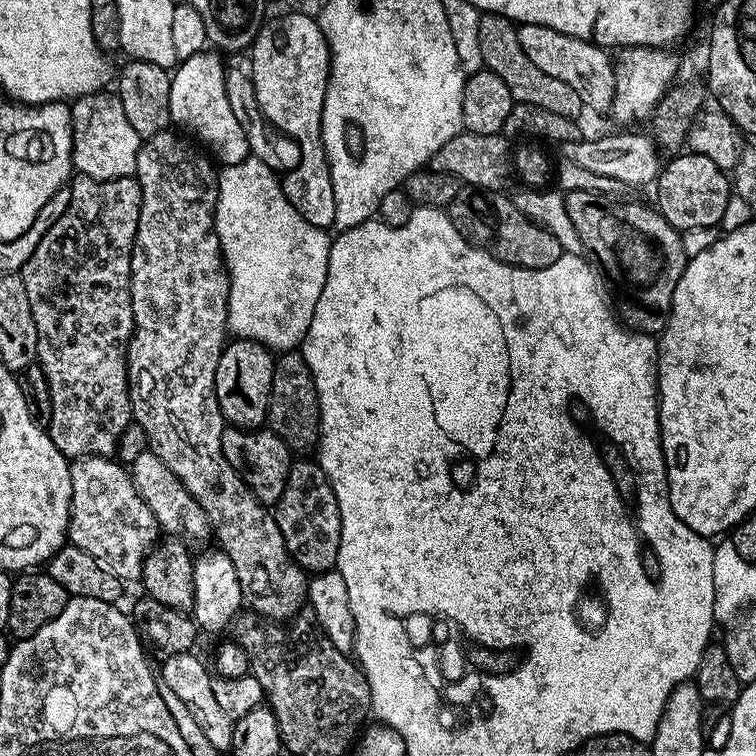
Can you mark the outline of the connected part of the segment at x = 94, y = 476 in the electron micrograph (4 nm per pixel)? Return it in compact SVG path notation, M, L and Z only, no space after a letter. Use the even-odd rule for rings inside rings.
M82 456L70 464L70 518L68 519L68 540L71 547L86 550L90 558L97 560L102 567L110 570L121 582L140 580L144 558L161 535L160 523L154 518L150 506L138 494L132 481L131 471L115 459L106 456Z

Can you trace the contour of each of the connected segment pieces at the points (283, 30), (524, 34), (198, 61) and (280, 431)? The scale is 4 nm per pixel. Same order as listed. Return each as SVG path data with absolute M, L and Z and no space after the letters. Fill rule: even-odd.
M288 10L285 16L276 16L273 20L272 17L265 19L251 46L250 55L250 75L260 113L279 132L298 142L298 166L294 166L294 170L290 170L282 180L286 198L290 206L294 206L294 210L310 222L310 226L331 229L336 207L334 186L322 142L322 106L326 102L332 55L320 29L319 19L295 10Z
M521 24L517 27L516 37L522 51L534 66L546 70L550 78L562 78L582 98L585 109L593 108L596 112L607 113L612 106L616 70L614 60L605 49L596 44L586 42L582 38L574 38L570 34L562 34L553 28L537 24Z
M205 50L181 61L171 75L171 121L178 124L183 133L194 135L208 145L211 157L223 167L237 165L251 155L249 140L238 118L230 107L225 90L226 66L223 57L212 50Z
M284 350L275 357L274 378L270 386L270 402L268 403L267 427L288 444L289 449L296 454L304 454L307 448L315 449L320 439L320 403L314 386L314 378L310 366L306 362L303 351Z

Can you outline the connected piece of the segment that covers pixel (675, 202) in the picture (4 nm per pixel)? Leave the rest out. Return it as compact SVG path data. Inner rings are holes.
M688 150L683 154L676 154L672 160L663 165L660 175L655 181L656 188L655 207L660 215L674 226L681 234L689 234L695 228L716 228L722 214L726 214L726 206L734 195L730 176L725 169L714 166L710 158Z

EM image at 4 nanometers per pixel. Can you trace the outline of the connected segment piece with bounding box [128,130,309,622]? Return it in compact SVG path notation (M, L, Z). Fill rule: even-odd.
M172 130L159 132L147 137L138 150L135 177L142 190L142 202L138 214L136 244L132 248L132 261L130 262L130 270L132 271L132 313L134 314L136 328L132 331L132 337L128 343L128 397L132 407L132 418L145 431L150 451L180 479L182 486L186 486L186 490L190 490L190 494L198 502L198 506L202 506L211 531L214 533L214 540L216 536L217 542L220 543L217 545L228 555L230 562L234 562L234 574L238 574L238 586L242 586L244 604L247 607L252 607L253 609L249 609L257 617L263 618L265 621L284 622L295 617L305 607L309 577L304 569L299 568L294 563L291 554L286 550L282 530L278 530L278 522L275 515L270 511L269 505L262 503L255 496L246 486L246 482L242 477L236 473L234 466L230 466L230 462L226 462L226 458L222 454L222 430L226 426L226 421L222 410L218 406L218 398L216 397L216 371L218 370L218 358L224 352L226 337L229 335L228 291L230 290L230 282L228 281L228 268L224 264L224 255L220 253L218 234L214 231L216 226L216 182L218 172L213 161L203 151L201 151L202 153L195 152L187 144L186 141L188 140L183 135L177 135L175 136Z

